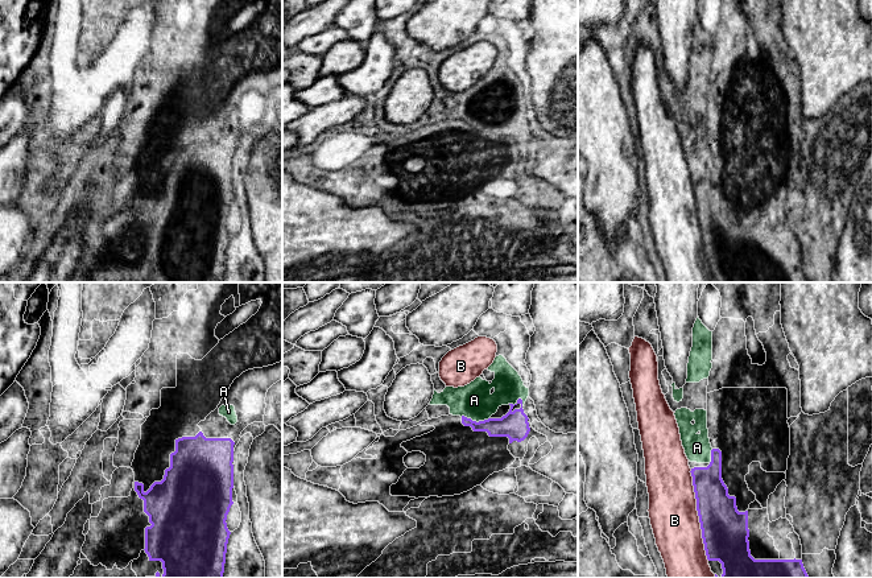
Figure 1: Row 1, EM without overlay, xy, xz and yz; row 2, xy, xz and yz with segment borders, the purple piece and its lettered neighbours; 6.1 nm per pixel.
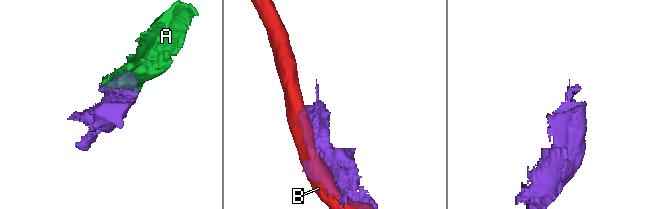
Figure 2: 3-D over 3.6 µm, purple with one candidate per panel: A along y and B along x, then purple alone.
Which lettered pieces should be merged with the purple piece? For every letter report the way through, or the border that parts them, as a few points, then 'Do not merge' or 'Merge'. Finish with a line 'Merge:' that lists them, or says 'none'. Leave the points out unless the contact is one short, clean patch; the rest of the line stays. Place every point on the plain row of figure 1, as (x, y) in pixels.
A: Merge
B: Do not merge
Merge: A

